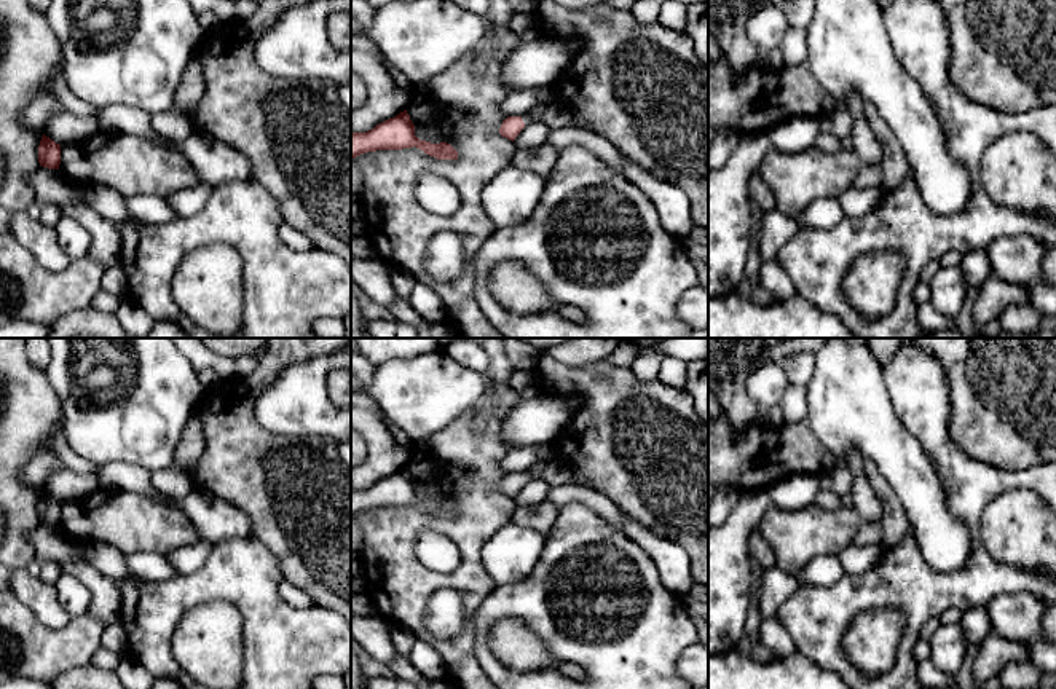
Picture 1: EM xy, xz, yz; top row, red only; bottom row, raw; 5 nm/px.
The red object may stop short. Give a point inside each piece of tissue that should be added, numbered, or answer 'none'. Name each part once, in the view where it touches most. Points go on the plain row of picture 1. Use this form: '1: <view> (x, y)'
1: xz (557, 472)

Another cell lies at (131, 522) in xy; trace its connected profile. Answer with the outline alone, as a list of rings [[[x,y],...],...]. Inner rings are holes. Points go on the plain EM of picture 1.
[[[110,488],[61,502],[59,528],[78,544],[97,541],[115,545],[124,553],[167,555],[199,541],[196,530],[179,507]]]

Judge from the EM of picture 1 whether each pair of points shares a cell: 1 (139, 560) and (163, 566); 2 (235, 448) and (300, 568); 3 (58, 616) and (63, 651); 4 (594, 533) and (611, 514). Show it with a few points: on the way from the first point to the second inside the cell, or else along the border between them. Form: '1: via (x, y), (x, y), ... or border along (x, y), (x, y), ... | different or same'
1: via (145, 566), (157, 566) | same
2: via (262, 479), (268, 507), (283, 538) | same
3: border along (27, 606), (48, 627), (59, 629), (70, 619) | different
4: border along (571, 503), (591, 506), (622, 533) | different

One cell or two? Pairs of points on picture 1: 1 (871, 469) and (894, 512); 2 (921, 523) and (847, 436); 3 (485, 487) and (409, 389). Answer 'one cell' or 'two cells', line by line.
1: one cell
2: one cell
3: two cells

